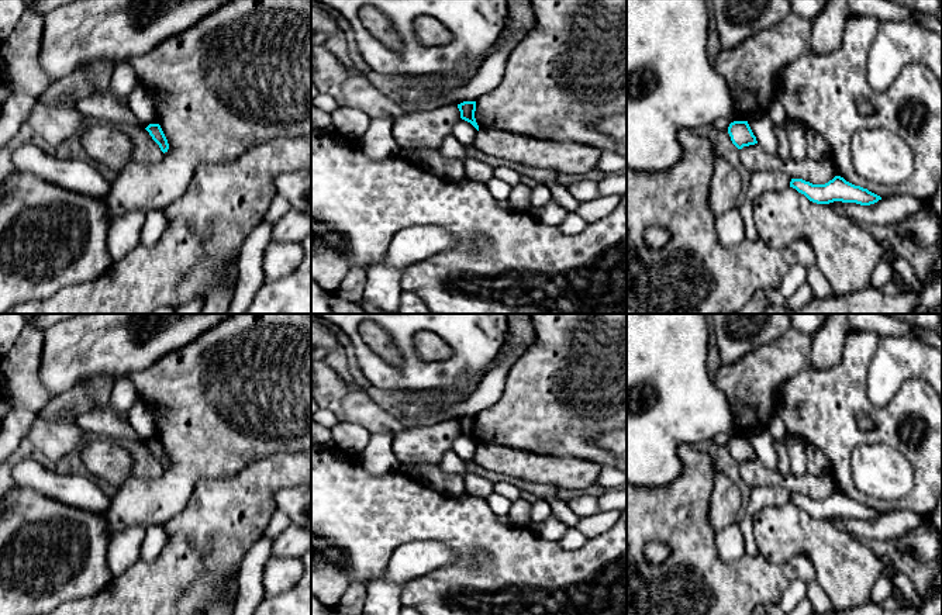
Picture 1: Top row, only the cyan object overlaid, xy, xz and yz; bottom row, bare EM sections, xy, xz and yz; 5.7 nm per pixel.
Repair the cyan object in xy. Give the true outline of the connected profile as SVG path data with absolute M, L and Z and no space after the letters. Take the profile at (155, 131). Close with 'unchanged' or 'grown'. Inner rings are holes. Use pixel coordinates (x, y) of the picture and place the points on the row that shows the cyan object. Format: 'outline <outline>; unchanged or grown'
outline M149 124L145 129L149 132L152 139L159 145L161 151L163 153L168 152L169 144L168 144L168 139L166 139L161 125L159 124Z; unchanged

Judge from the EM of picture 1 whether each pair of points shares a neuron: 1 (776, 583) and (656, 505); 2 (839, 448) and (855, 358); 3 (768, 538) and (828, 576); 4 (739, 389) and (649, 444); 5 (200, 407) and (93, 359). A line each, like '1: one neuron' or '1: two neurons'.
1: one neuron
2: one neuron
3: one neuron
4: two neurons
5: two neurons

